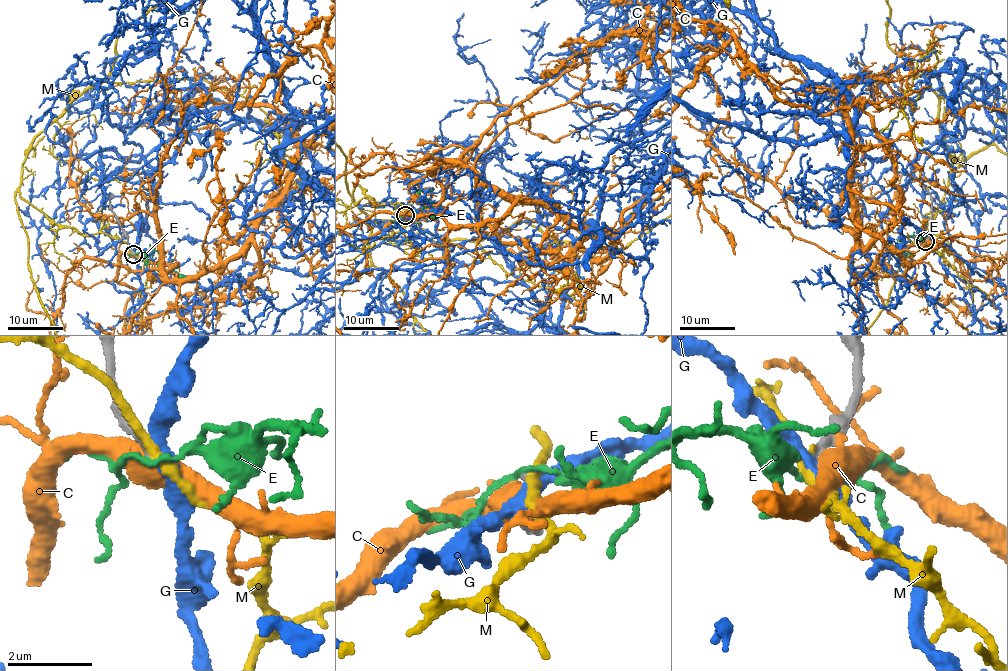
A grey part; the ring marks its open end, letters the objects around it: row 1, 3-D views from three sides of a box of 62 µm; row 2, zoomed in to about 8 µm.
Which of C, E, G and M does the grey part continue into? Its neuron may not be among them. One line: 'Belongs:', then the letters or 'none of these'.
Belongs: none of these

